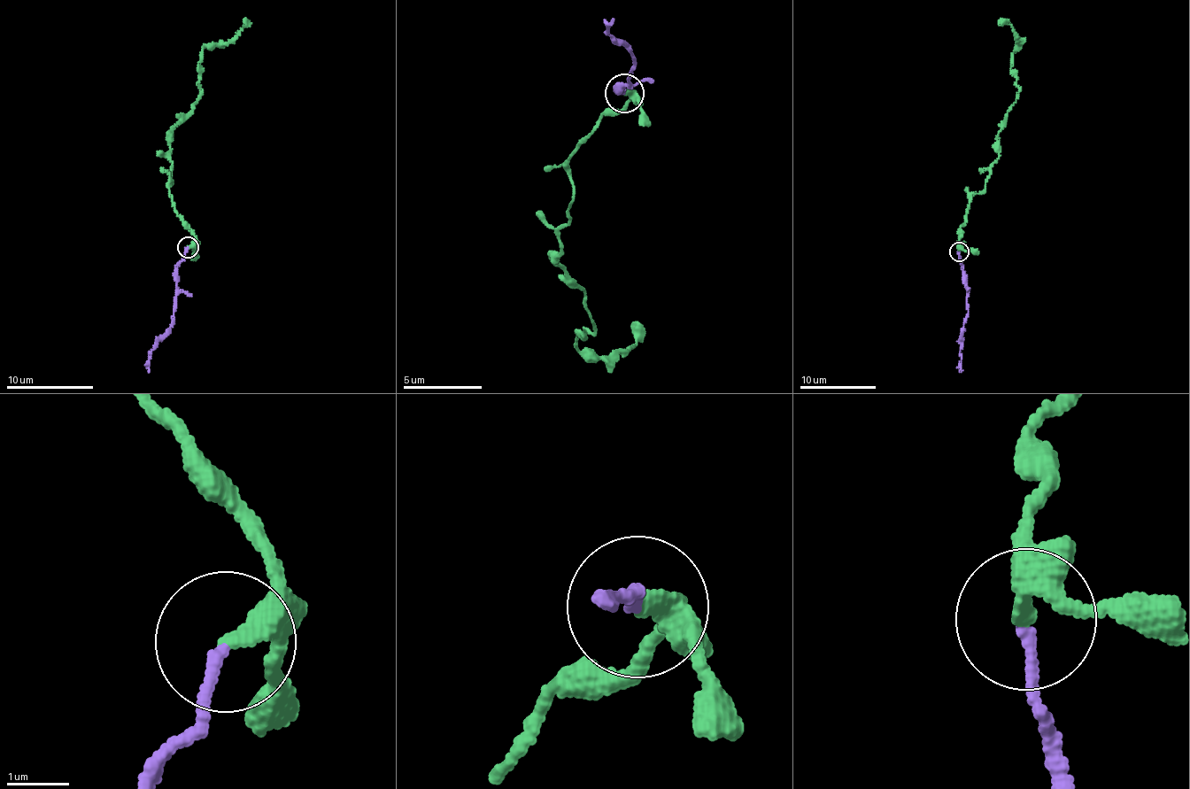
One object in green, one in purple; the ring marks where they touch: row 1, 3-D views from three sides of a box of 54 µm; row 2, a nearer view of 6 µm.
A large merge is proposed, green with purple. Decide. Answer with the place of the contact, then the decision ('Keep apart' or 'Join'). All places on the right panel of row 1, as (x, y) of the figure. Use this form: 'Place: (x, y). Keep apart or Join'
Place: (959, 251). Join

